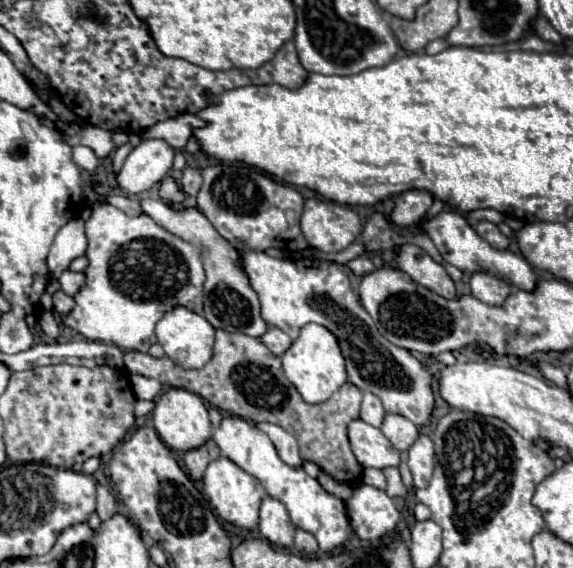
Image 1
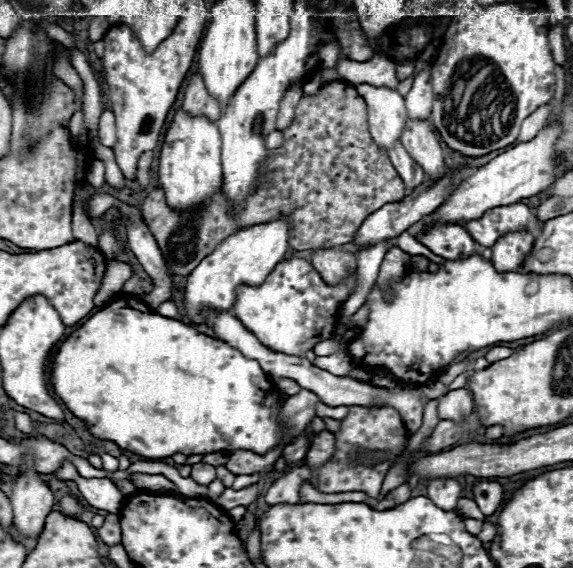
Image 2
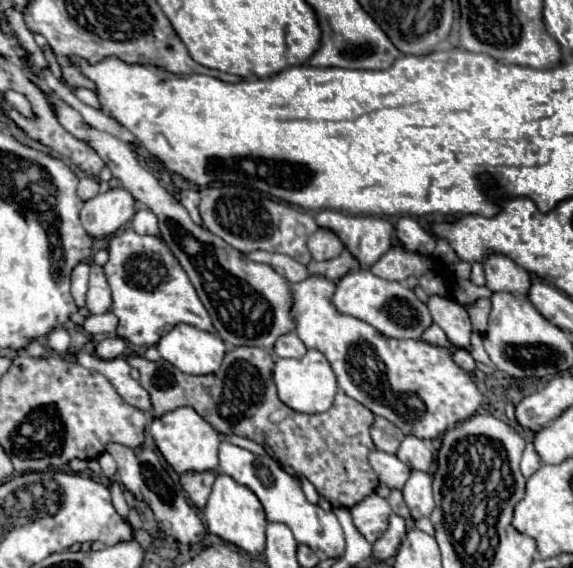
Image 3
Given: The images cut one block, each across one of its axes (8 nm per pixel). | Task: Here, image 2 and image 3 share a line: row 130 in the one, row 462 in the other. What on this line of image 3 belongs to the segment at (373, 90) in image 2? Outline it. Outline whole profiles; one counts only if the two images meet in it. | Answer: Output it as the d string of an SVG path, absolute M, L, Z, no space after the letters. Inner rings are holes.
M380 450L370 452L370 464L372 464L374 472L378 474L378 480L382 484L386 484L390 490L394 490L394 488L402 490L402 486L406 484L408 476L410 476L410 470L406 464L402 464L396 456L380 452Z

